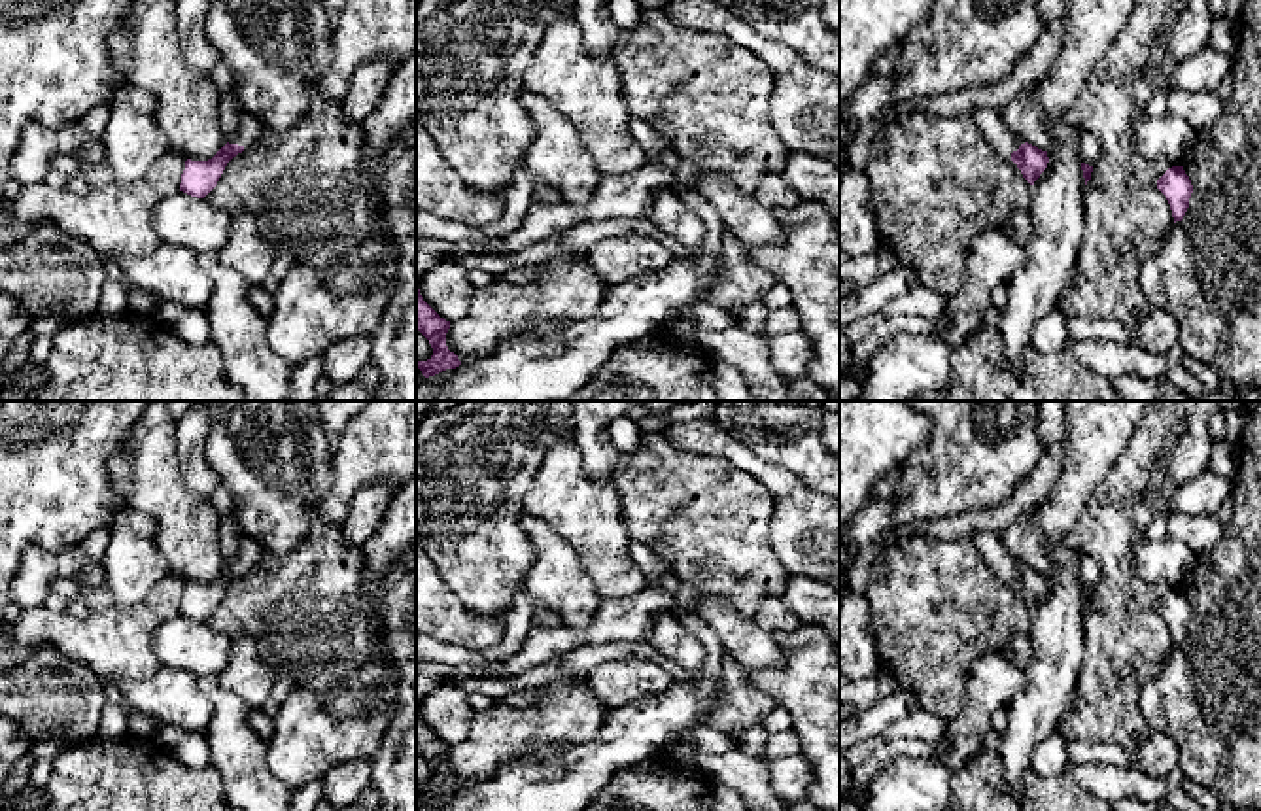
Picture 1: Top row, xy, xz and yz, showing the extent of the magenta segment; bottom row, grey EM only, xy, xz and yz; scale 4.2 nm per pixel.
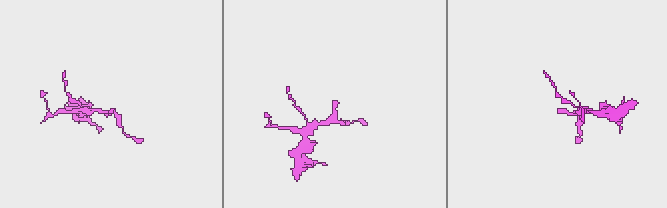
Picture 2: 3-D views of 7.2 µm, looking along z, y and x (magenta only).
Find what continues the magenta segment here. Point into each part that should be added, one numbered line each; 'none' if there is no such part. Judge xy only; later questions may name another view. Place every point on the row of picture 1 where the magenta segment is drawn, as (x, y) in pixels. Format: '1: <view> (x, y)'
1: xy (248, 127)

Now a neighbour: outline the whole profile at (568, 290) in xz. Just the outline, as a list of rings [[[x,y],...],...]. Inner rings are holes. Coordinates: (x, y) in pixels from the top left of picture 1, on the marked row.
[[[588,250],[563,251],[543,263],[544,270],[527,284],[495,278],[488,289],[475,289],[463,319],[450,321],[446,346],[461,365],[488,359],[509,338],[535,333],[548,325],[563,325],[590,316],[603,299],[603,280],[588,261]]]

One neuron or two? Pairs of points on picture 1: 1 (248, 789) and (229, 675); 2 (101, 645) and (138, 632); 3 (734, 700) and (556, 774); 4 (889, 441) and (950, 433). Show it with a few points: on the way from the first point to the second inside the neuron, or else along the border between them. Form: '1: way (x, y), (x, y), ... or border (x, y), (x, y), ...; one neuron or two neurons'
1: border (214, 675), (222, 689), (241, 698), (252, 709); two neurons
2: way (110, 641), (129, 632); one neuron
3: border (721, 673), (721, 700), (708, 715); two neurons
4: border (931, 420), (927, 437), (898, 467); two neurons

